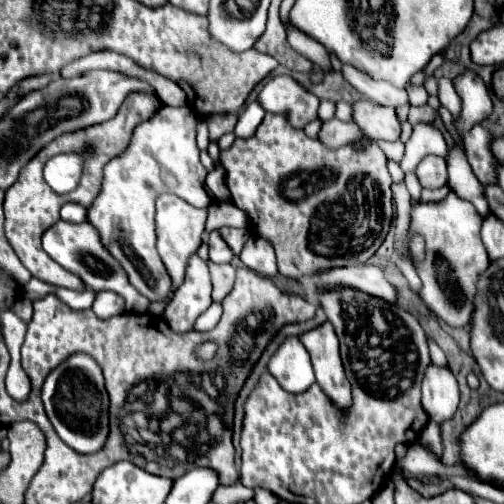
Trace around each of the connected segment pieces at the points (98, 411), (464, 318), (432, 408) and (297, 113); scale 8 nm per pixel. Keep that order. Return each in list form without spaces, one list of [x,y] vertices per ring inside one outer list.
[[[74,354],[66,364],[48,374],[42,386],[42,402],[58,436],[78,452],[100,450],[108,434],[108,394],[100,366],[88,354]]]
[[[454,190],[440,202],[420,202],[410,212],[410,234],[418,232],[426,238],[428,256],[424,262],[414,262],[420,278],[422,290],[418,296],[430,308],[436,318],[442,318],[450,326],[468,326],[474,310],[474,278],[490,264],[486,246],[480,238],[480,226],[484,218],[472,206],[472,202],[462,200]]]
[[[428,364],[422,380],[422,406],[428,418],[438,424],[454,416],[458,406],[458,382],[450,366]]]
[[[274,76],[258,96],[260,106],[270,114],[282,114],[294,128],[304,128],[318,118],[320,100],[304,90],[290,76]]]

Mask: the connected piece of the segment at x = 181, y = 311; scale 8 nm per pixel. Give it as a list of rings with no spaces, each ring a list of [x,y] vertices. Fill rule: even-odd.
[[[196,254],[188,260],[186,278],[176,288],[174,298],[164,310],[164,320],[174,332],[190,332],[198,316],[212,304],[212,284],[208,266]]]

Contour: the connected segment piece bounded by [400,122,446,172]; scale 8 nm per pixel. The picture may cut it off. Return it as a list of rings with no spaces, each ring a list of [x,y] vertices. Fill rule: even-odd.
[[[420,122],[414,126],[414,132],[412,132],[410,140],[406,142],[406,154],[400,162],[402,170],[404,172],[414,170],[426,154],[444,156],[446,154],[446,138],[444,138],[444,132],[440,128],[426,124],[426,122]]]

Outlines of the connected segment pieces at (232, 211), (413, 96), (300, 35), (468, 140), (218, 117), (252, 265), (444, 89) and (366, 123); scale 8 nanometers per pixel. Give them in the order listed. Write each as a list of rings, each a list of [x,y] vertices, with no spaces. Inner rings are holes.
[[[212,202],[208,208],[208,222],[206,230],[222,228],[222,226],[236,226],[236,228],[248,228],[248,216],[234,206],[232,202]]]
[[[408,84],[406,92],[408,92],[408,100],[410,100],[412,106],[426,104],[426,100],[428,100],[428,92],[424,90],[424,86],[412,86],[412,84]]]
[[[292,22],[286,24],[286,34],[288,34],[288,42],[290,46],[300,52],[302,56],[306,56],[308,60],[312,60],[314,64],[318,64],[324,72],[332,72],[332,64],[330,64],[330,54],[326,52],[326,48],[316,42],[312,36],[308,36],[306,32],[298,30]]]
[[[482,124],[474,126],[470,132],[466,132],[462,136],[464,140],[464,150],[468,156],[468,162],[476,174],[476,178],[482,184],[494,184],[496,182],[496,174],[494,174],[494,156],[490,154],[490,134],[482,128]]]
[[[214,114],[214,130],[210,130],[210,140],[218,140],[220,136],[232,132],[236,126],[234,114]]]
[[[252,234],[246,244],[244,250],[240,252],[240,260],[254,272],[264,274],[264,276],[274,276],[276,270],[276,256],[274,256],[274,248],[270,248],[270,242],[264,242],[260,236]]]
[[[438,78],[438,98],[440,102],[452,112],[452,116],[458,114],[460,110],[460,98],[458,94],[454,92],[454,86],[452,86],[452,80],[450,78]]]
[[[360,100],[354,106],[354,122],[362,128],[366,138],[396,142],[400,138],[400,120],[394,108]]]

